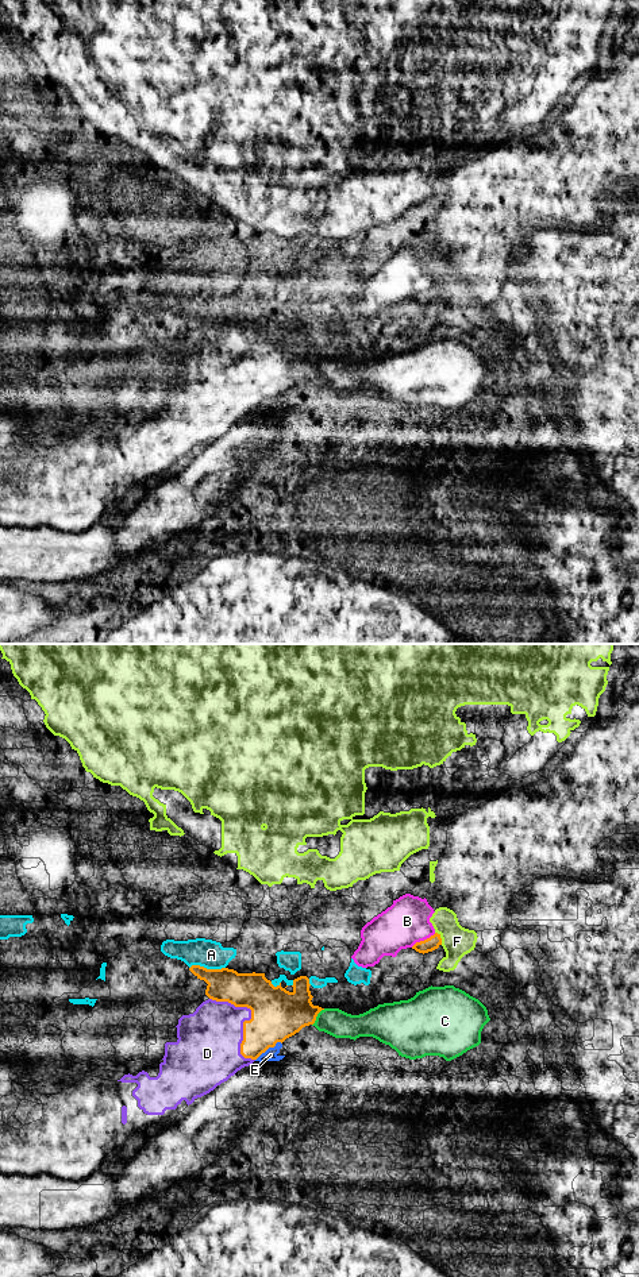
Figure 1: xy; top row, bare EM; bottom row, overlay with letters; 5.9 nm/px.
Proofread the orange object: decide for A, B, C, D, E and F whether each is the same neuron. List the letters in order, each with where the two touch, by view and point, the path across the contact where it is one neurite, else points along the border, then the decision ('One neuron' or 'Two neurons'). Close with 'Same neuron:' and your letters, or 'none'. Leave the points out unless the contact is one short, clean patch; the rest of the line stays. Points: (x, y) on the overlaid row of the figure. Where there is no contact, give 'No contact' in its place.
A: Touches orange at xy (206, 968). Two neurons
B: Touches orange at xy (424, 940). Two neurons
C: Touches orange at xy (316, 1015). Two neurons
D: Touches orange at xy (250, 1019). One neuron
E: Touches orange at xy (268, 1048). Boundary: xy (281, 1042), (269, 1046), (256, 1060). Two neurons
F: Touches orange at xy (441, 938). Two neurons
Same neuron: D

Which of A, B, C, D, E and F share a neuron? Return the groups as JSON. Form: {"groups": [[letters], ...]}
{"groups": [["A"], ["B"], ["C", "E"], ["D"], ["F"]]}

